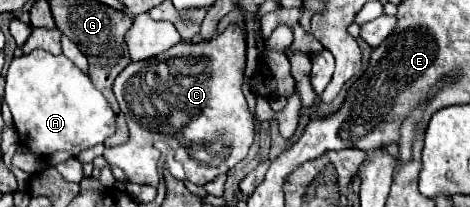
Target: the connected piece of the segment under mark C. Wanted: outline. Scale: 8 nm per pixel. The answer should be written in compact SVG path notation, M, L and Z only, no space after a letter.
M227 26L221 34L213 36L207 42L199 44L179 42L159 56L141 62L131 62L113 82L115 98L129 126L129 140L121 146L105 148L103 152L105 160L113 166L119 166L129 182L157 186L159 184L157 162L161 158L159 142L165 142L175 152L175 160L183 164L187 180L193 184L203 186L213 178L217 178L219 174L229 172L237 162L241 162L247 156L255 136L253 116L241 90L245 72L245 54L247 54L245 34L241 32L239 26Z

